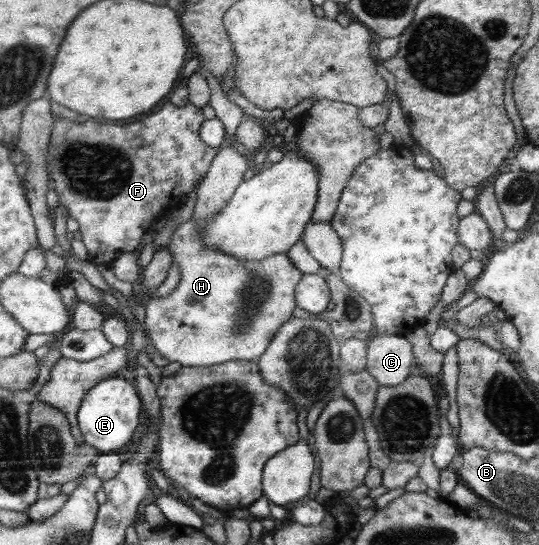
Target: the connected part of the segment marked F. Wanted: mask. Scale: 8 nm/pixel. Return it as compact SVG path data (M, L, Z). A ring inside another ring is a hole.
M166 103L158 113L152 113L136 123L128 123L128 125L98 125L94 121L86 121L86 123L78 123L65 118L54 118L52 124L52 134L49 136L49 145L45 159L47 161L47 175L51 180L50 184L52 189L59 197L59 204L65 209L72 219L75 219L79 225L80 233L82 234L83 244L88 250L88 261L94 264L110 264L118 259L122 253L133 252L138 244L141 243L142 235L147 233L152 226L154 226L161 218L167 216L183 205L183 201L192 193L192 189L198 188L202 179L211 167L211 161L214 160L218 149L205 145L204 141L200 138L200 127L205 120L202 110L190 103L184 106L176 106L172 103Z

